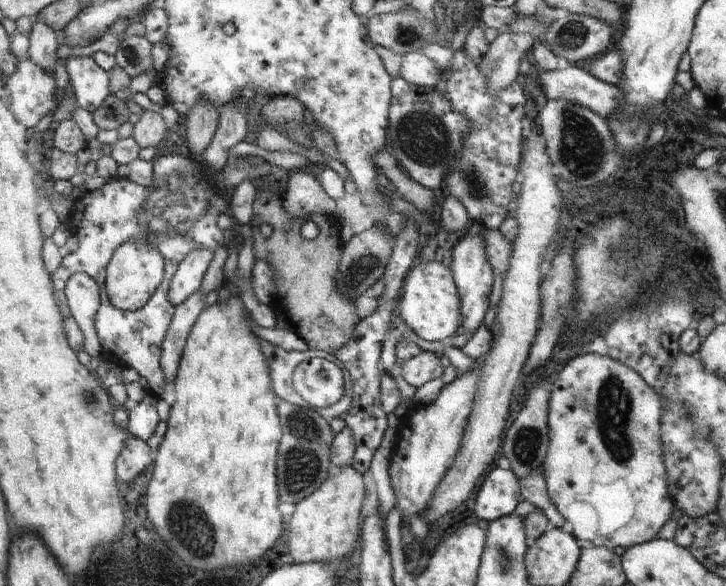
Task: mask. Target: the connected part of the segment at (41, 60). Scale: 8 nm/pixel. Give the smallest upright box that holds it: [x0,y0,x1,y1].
[29,16,61,73]

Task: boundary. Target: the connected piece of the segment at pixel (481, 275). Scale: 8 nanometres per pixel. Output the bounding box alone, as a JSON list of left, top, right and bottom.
[449,222,494,335]

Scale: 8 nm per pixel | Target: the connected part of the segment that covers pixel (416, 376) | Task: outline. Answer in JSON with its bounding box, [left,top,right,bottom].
[399,351,445,389]

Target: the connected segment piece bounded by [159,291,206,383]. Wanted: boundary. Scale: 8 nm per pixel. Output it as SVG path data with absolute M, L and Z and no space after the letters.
M192 294L183 304L175 306L175 312L166 332L159 364L166 383L176 379L179 361L189 333L204 310L206 296Z

